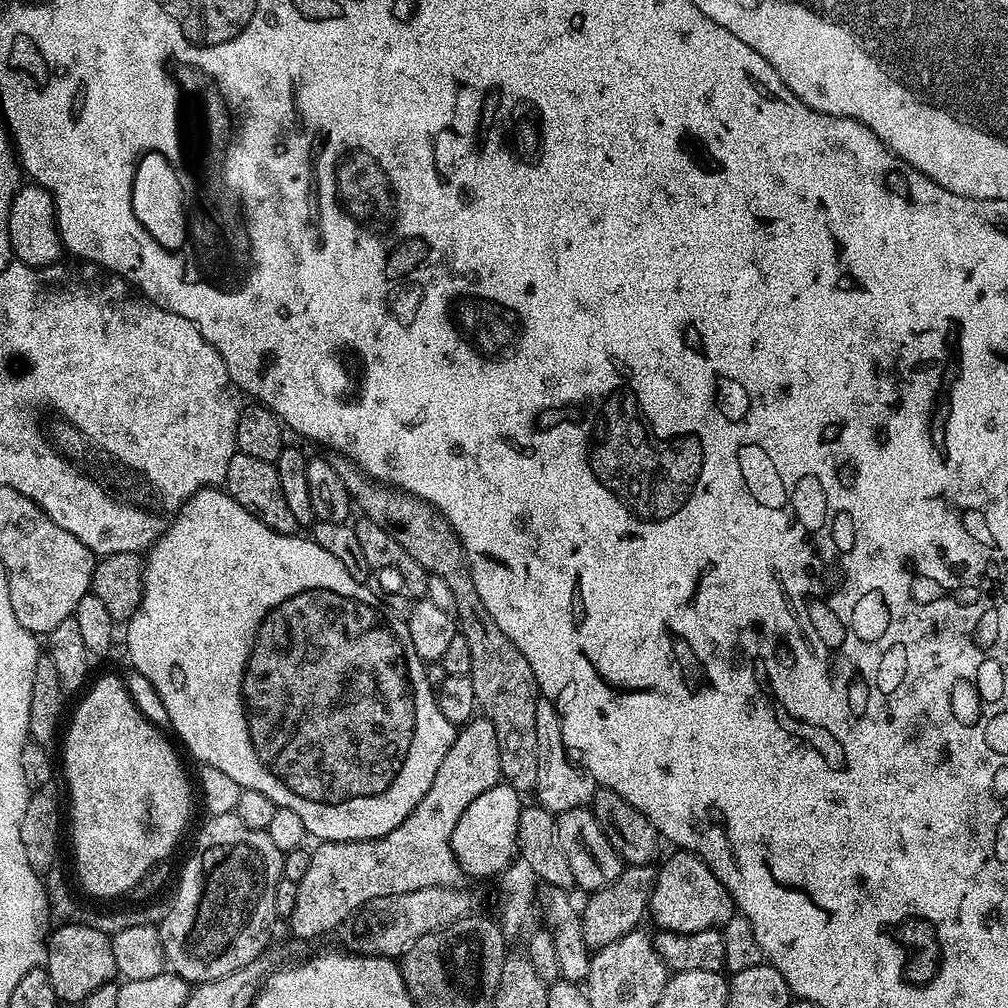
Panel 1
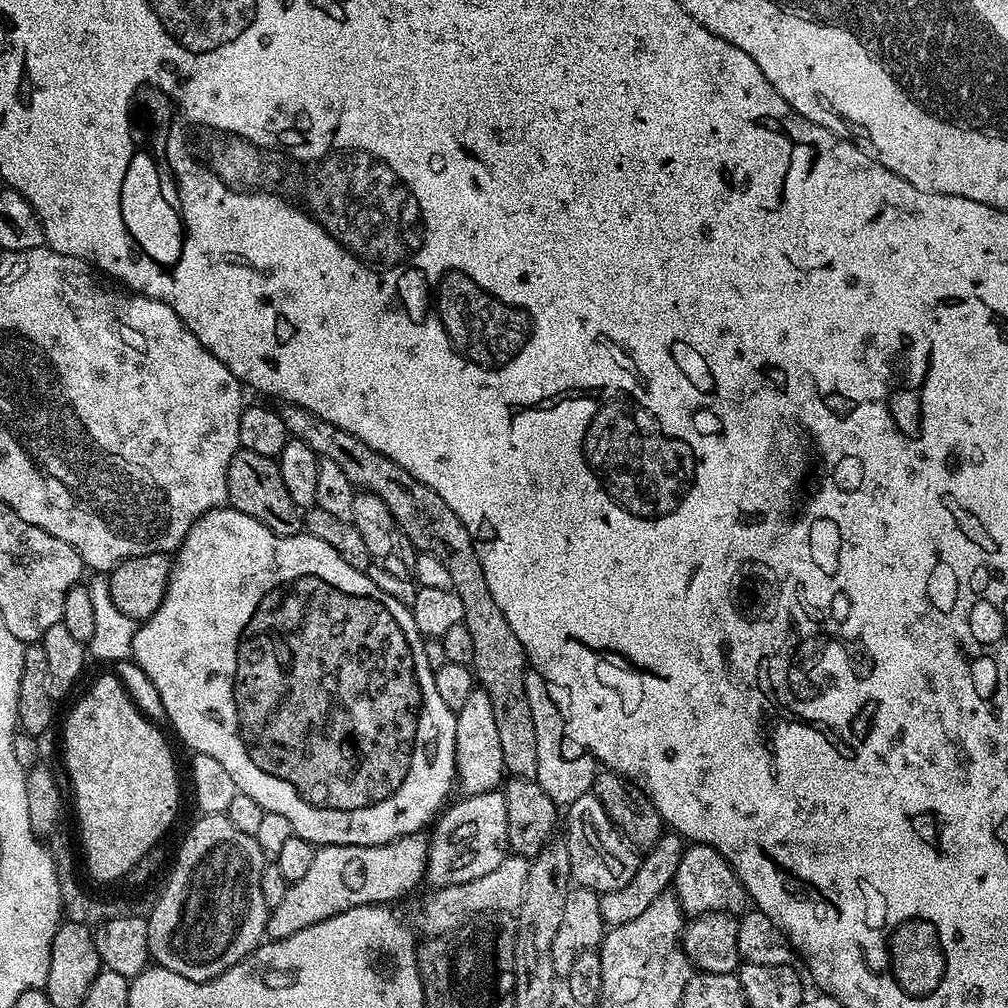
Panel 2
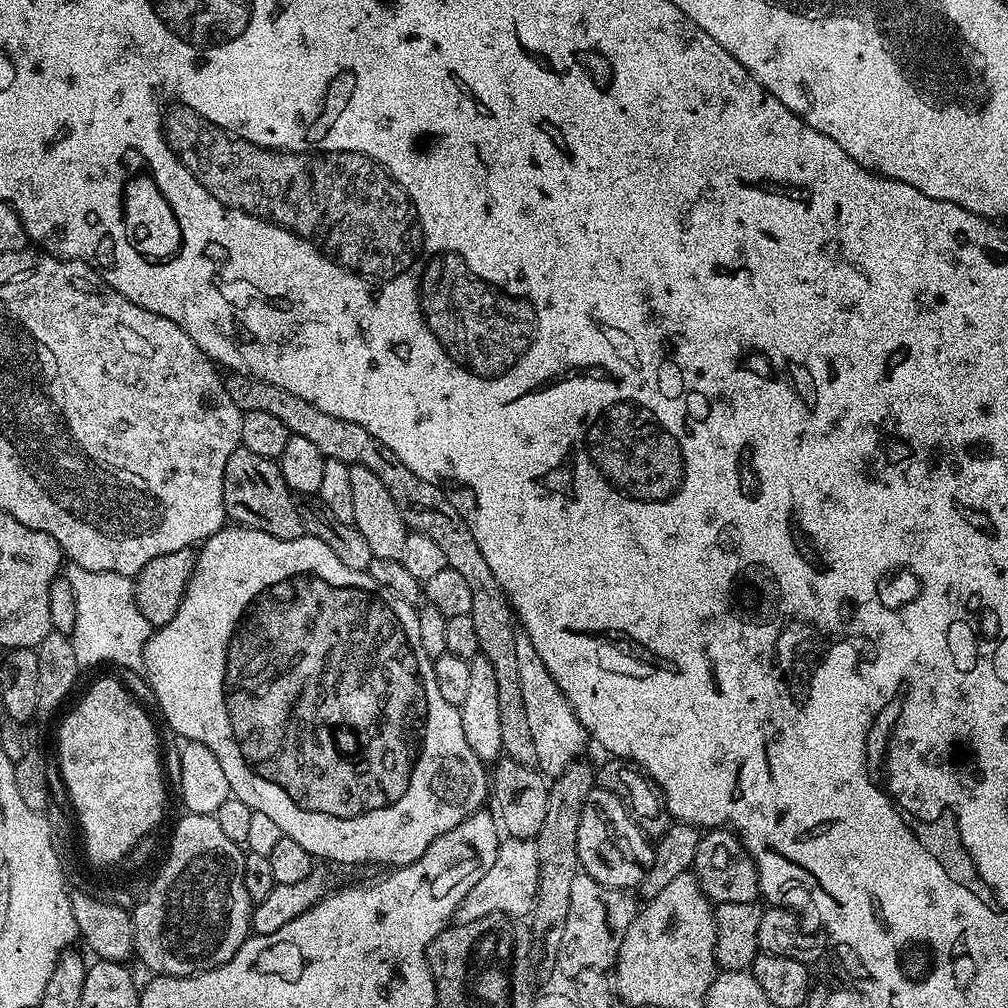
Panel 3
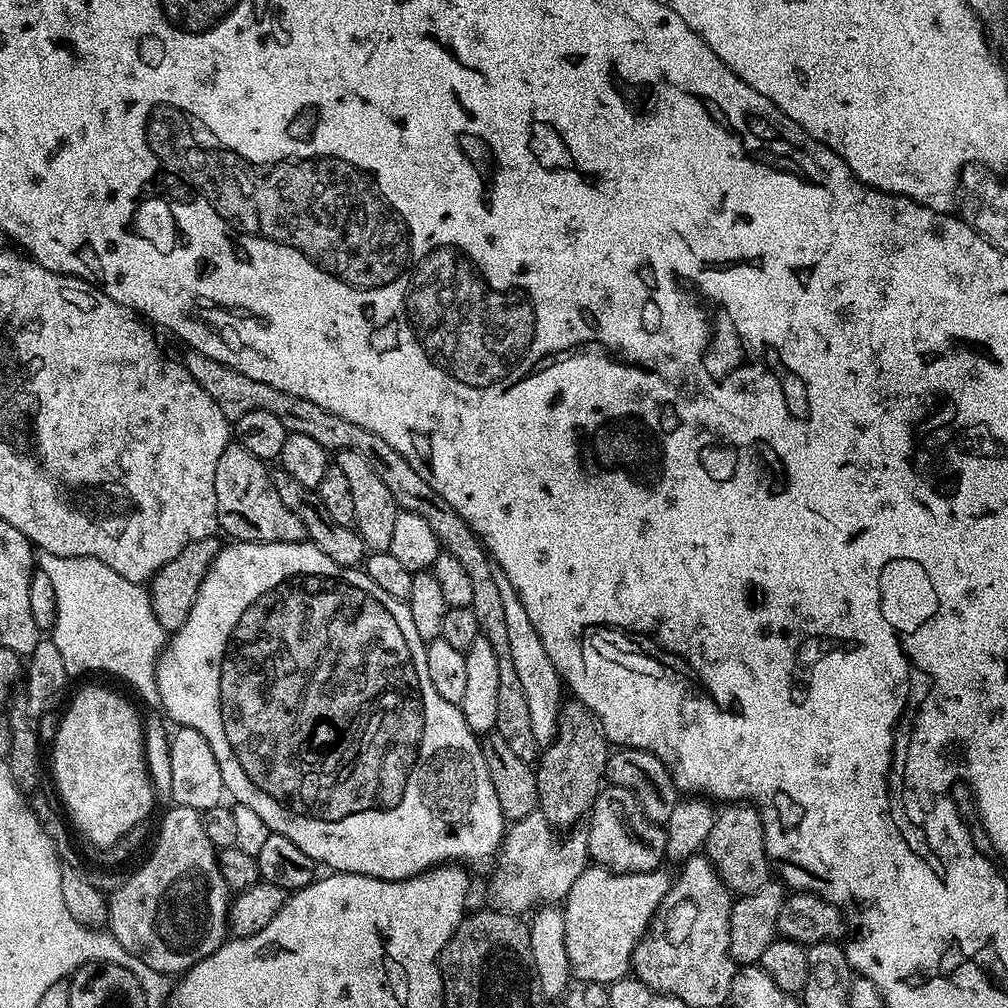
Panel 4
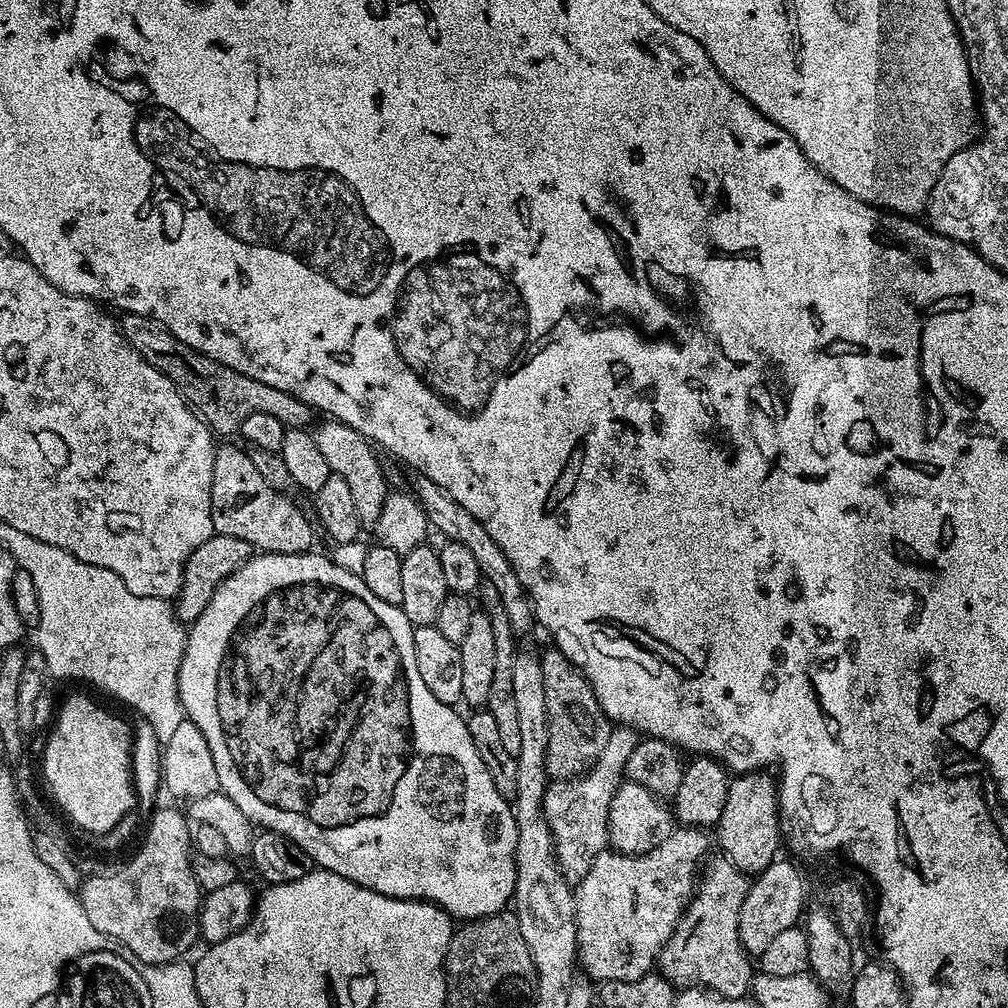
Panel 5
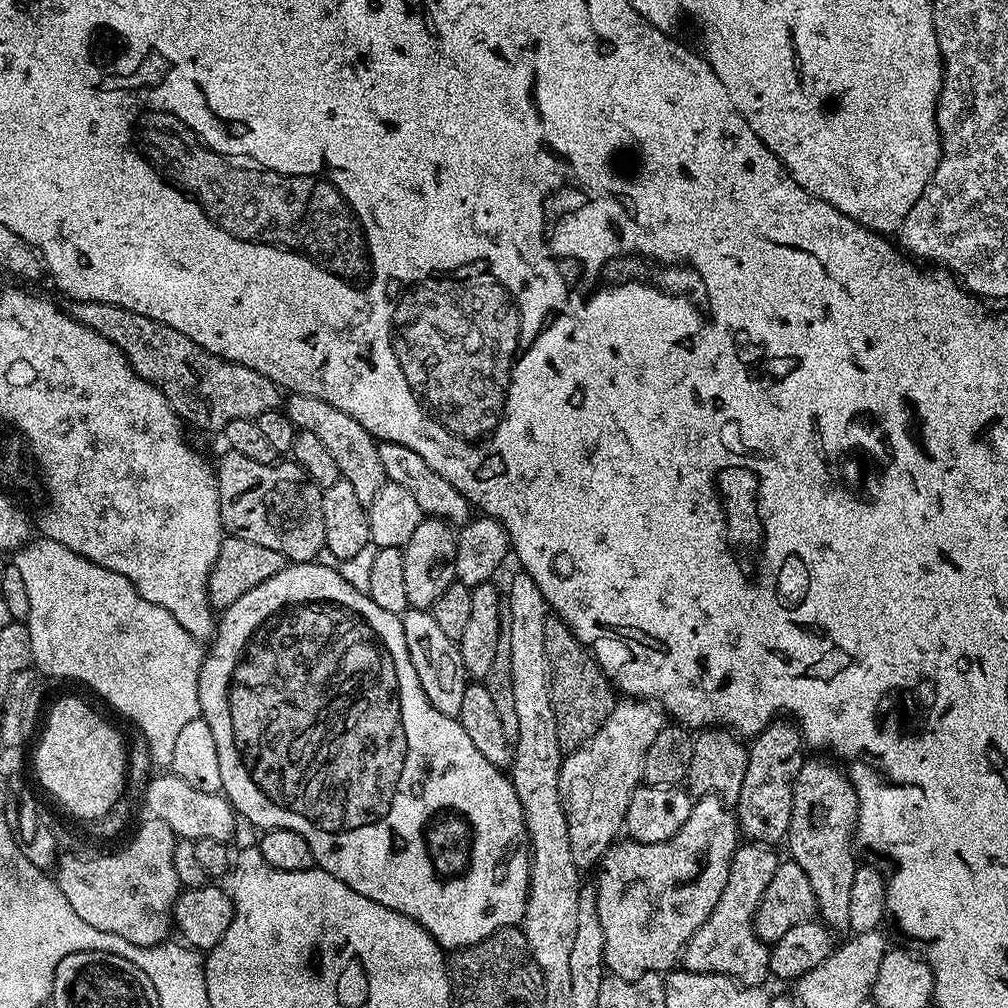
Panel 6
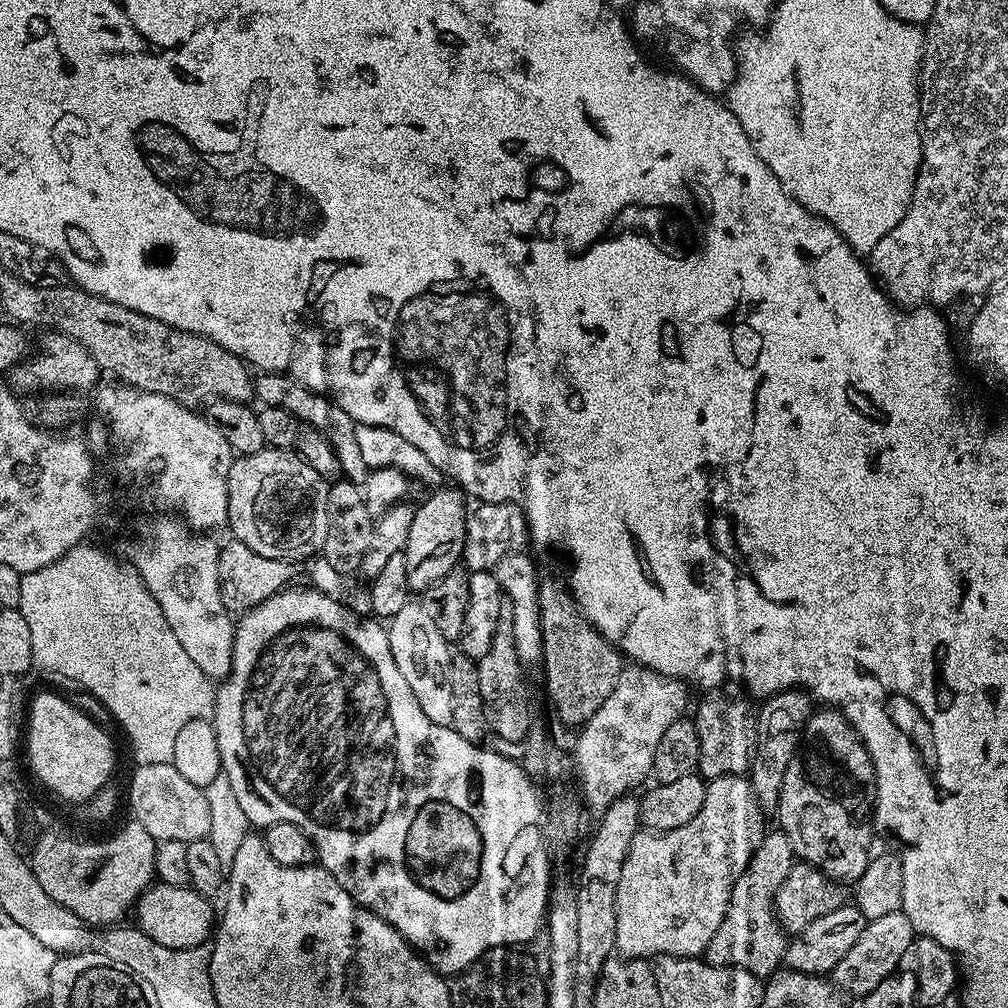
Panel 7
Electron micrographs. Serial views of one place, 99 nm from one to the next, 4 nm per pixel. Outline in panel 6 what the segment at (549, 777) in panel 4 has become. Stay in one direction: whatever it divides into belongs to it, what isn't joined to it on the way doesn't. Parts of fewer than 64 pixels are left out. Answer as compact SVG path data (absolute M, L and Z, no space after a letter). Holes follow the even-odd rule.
M555 614L546 618L546 662L550 666L548 685L554 706L554 726L558 726L558 746L561 753L567 754L598 734L602 722L606 722L616 705L618 693L583 640Z

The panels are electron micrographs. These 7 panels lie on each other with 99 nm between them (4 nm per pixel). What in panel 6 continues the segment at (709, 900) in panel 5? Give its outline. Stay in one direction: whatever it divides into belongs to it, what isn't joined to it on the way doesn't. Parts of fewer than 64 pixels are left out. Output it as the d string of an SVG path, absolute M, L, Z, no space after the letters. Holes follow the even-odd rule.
M744 842L737 847L736 853L732 856L732 861L728 867L728 881L726 886L722 890L722 898L718 898L718 902L714 906L714 910L710 913L706 919L702 922L702 926L698 926L698 930L694 930L694 934L686 942L684 951L682 953L682 968L685 972L712 972L716 976L730 976L737 984L744 984L747 988L759 988L765 982L764 979L769 979L770 973L768 971L768 954L770 951L769 945L761 942L756 937L754 930L752 929L752 915L756 912L758 902L762 898L762 894L766 890L766 886L770 886L770 878L774 878L774 870L782 863L781 857L776 857L777 849L767 844L753 844L751 842Z

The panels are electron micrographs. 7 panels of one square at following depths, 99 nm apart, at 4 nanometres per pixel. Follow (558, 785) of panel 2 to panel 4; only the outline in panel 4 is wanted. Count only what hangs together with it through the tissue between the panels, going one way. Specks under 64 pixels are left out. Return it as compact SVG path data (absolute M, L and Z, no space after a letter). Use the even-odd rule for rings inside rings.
M493 567L492 577L494 586L498 586L498 594L506 613L510 662L514 662L514 671L522 681L522 694L526 694L526 706L530 709L530 726L534 730L537 745L546 746L556 736L562 703L562 681L554 662L550 662L550 654L546 654L546 646L542 646L542 638L538 638L538 630L534 630L534 622L530 622L526 614L526 606L522 606L522 598L518 598L518 590L510 586L510 578L506 578L504 569Z

